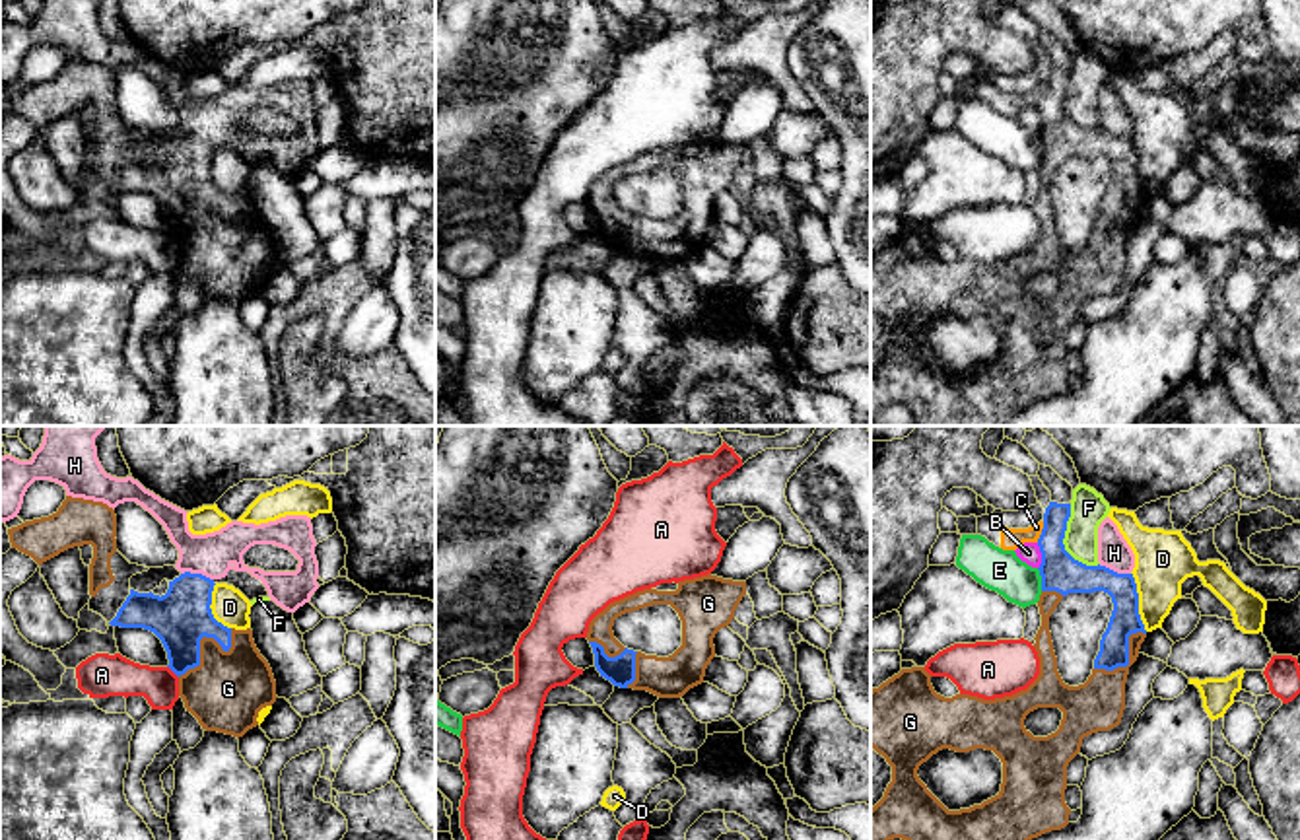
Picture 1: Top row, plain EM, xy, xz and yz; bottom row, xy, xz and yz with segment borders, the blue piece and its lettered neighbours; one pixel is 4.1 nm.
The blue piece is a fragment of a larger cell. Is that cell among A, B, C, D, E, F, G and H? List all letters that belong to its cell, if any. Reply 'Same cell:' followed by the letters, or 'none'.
Same cell: G

